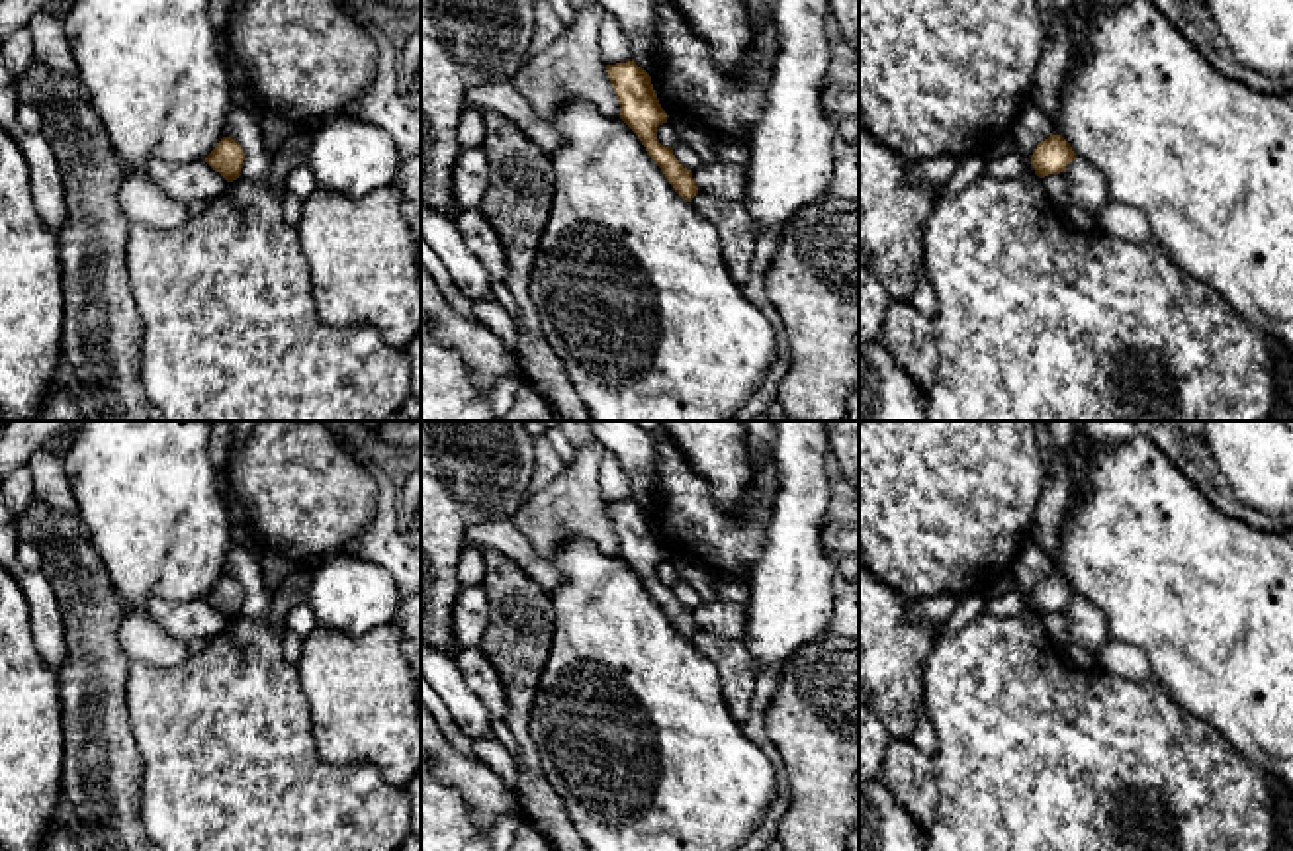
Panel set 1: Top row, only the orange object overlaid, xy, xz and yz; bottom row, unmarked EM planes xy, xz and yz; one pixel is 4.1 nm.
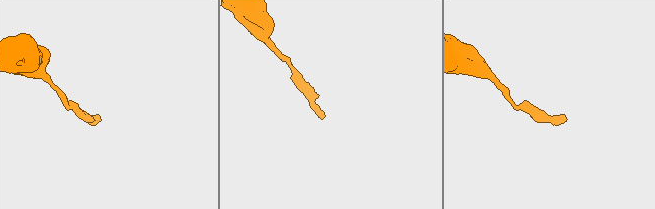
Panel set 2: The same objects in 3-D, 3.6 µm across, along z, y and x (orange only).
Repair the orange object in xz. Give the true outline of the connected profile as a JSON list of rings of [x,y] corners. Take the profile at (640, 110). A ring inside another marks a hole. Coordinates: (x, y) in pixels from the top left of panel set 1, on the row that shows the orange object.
[[[634,59],[606,65],[606,72],[620,104],[620,119],[638,135],[675,192],[691,202],[698,194],[692,172],[679,164],[671,147],[657,141],[657,127],[667,123],[667,113],[657,100],[651,76]]]

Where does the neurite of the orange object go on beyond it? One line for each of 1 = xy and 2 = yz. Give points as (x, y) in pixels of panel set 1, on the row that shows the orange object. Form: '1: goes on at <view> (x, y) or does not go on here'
1: does not go on here
2: does not go on here

